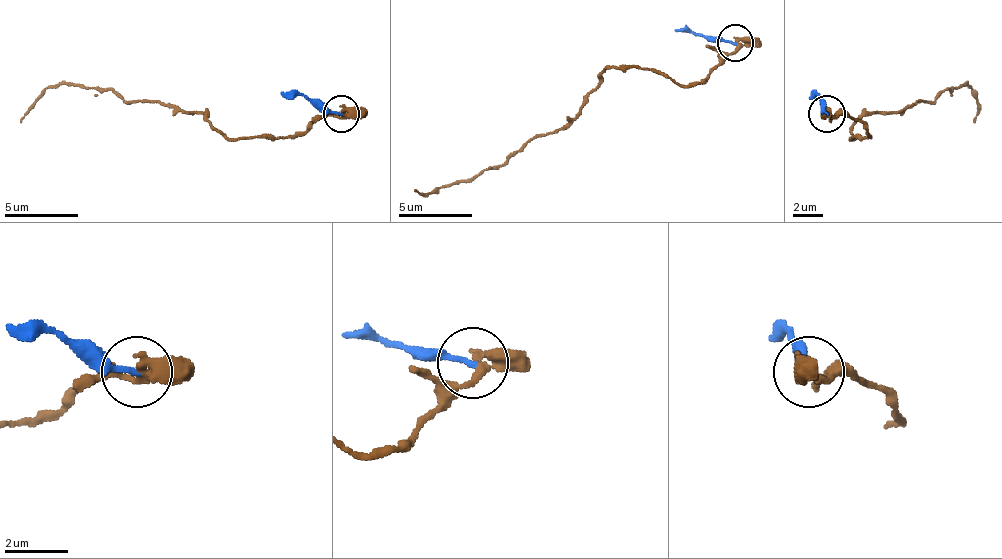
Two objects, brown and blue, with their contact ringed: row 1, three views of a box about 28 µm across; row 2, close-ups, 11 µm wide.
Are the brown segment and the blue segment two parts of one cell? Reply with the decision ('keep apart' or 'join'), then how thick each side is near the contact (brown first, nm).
keep apart; 320 nm thick on the brown side, 160 nm on the other

